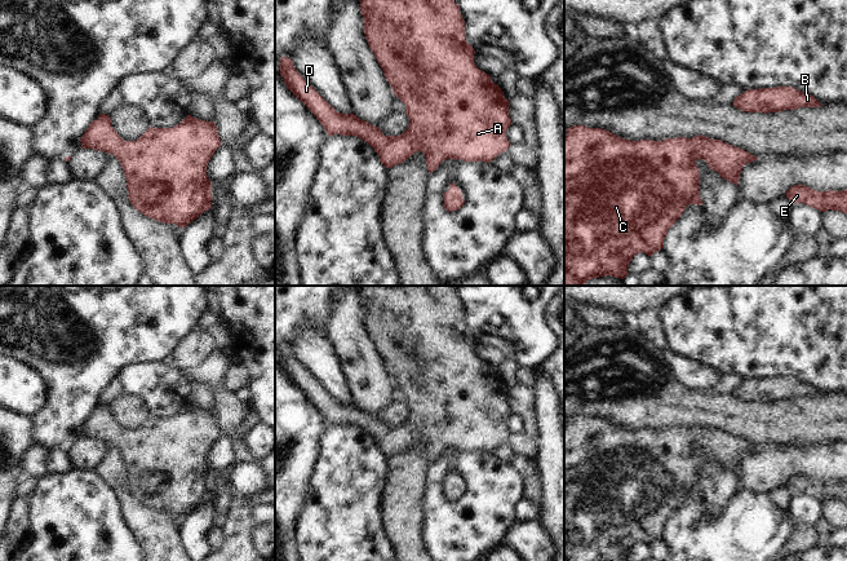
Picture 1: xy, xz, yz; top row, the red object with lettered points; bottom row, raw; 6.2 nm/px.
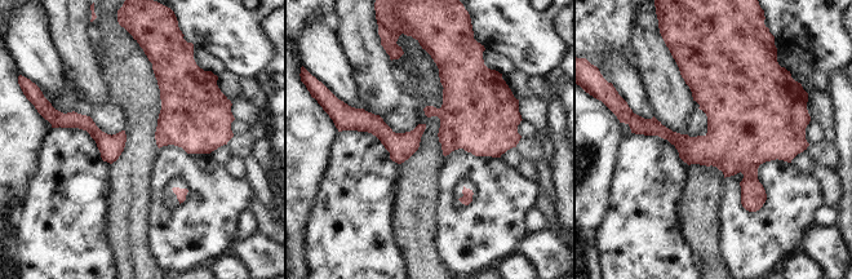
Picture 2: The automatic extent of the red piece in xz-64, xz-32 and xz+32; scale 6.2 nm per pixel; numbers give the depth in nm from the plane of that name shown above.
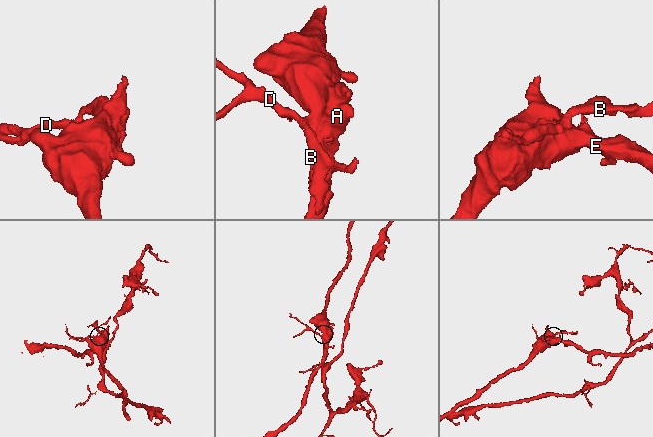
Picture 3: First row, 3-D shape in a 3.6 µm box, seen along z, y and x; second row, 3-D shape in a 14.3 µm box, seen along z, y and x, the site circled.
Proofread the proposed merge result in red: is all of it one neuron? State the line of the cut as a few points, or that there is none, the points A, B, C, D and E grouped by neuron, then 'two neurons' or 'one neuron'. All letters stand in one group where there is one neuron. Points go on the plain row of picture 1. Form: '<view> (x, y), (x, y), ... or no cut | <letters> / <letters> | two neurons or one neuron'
no cut | A B C D E | one neuron

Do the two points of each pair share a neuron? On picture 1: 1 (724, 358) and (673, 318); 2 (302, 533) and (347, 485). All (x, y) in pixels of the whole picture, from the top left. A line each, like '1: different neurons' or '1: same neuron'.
1: same neuron
2: same neuron

